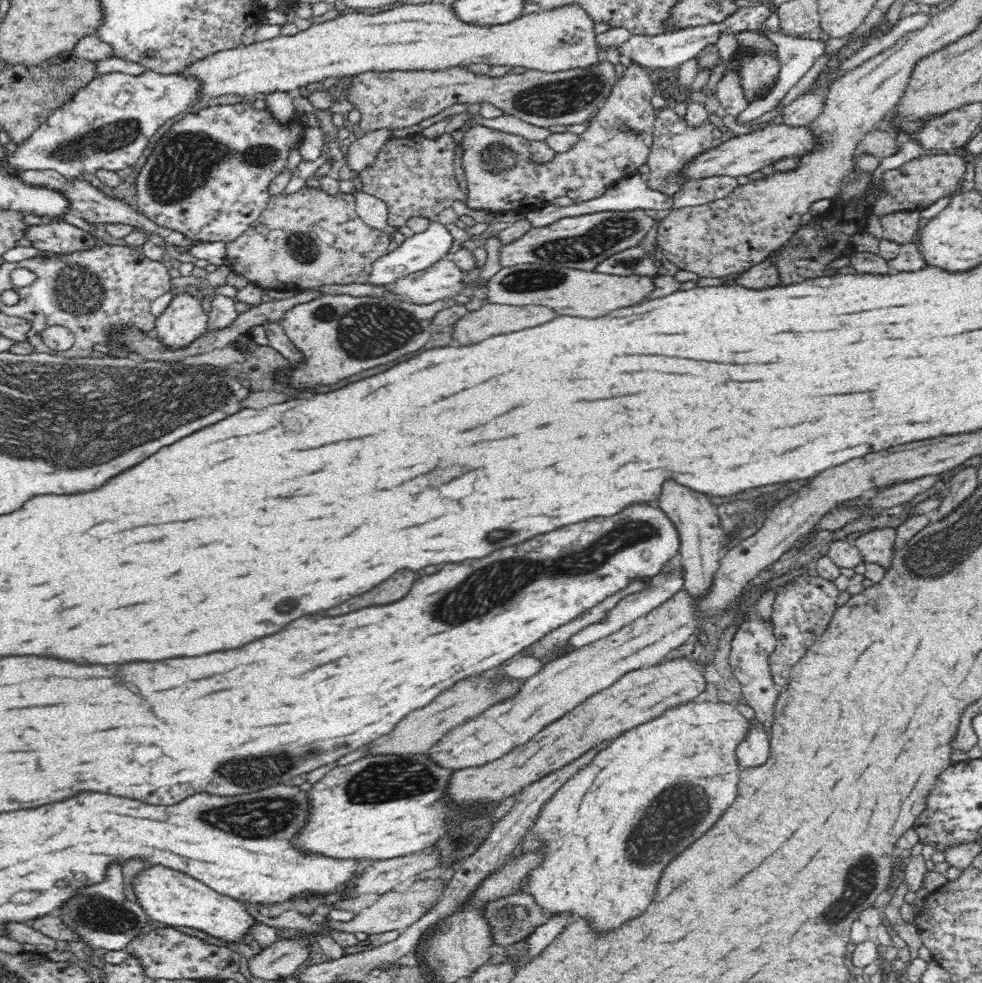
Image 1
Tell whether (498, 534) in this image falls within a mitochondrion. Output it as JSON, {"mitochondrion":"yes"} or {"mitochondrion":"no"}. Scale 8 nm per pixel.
{"mitochondrion":"yes"}

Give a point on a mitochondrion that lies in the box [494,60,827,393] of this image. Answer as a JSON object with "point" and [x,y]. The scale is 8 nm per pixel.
{"point":[561,98]}

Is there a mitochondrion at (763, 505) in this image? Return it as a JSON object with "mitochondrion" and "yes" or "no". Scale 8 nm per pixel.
{"mitochondrion":"no"}

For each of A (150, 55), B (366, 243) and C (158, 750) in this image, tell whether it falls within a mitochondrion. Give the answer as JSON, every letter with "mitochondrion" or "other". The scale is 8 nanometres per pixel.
{"A":"mitochondrion","B":"other","C":"other"}

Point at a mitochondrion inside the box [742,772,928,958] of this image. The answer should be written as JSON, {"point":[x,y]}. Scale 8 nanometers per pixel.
{"point":[854,892]}

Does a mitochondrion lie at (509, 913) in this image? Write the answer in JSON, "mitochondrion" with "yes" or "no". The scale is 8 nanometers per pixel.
{"mitochondrion":"yes"}

